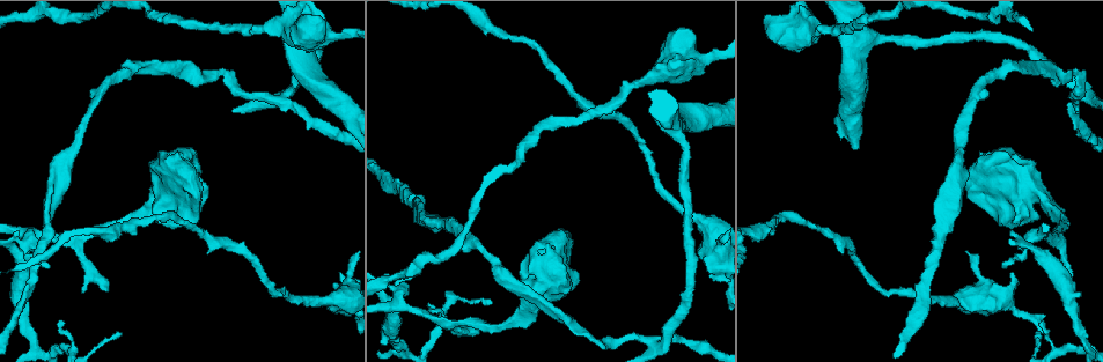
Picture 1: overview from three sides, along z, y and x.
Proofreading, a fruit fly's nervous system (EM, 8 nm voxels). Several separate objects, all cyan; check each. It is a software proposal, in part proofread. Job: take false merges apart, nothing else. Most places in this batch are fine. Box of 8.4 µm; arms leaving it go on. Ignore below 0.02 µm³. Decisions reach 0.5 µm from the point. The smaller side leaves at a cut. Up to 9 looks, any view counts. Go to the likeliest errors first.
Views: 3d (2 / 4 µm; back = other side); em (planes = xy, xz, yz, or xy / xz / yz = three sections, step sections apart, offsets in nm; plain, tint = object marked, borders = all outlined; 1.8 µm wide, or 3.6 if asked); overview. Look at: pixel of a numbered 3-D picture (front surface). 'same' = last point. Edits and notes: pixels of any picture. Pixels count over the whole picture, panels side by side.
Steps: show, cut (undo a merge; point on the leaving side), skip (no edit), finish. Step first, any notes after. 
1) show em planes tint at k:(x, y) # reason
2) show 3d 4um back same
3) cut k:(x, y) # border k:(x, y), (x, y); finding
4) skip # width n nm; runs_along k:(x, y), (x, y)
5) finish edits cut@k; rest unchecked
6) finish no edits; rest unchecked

show em xy step 16 tint at 1:(654, 346) # abrupt turn

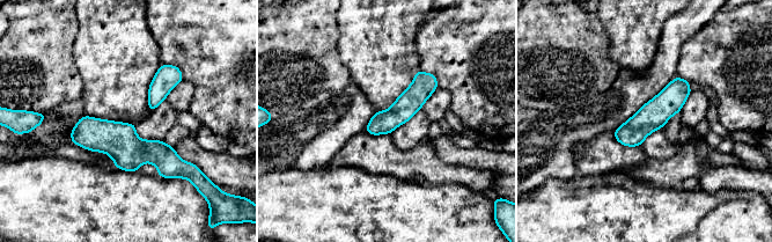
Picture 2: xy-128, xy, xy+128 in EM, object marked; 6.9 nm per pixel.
show em planes tint same # cut it another way

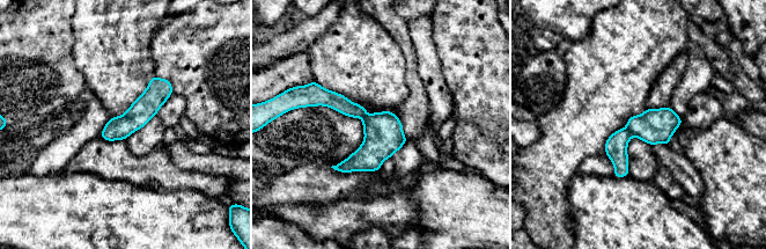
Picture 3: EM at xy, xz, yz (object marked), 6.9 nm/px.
cut 3:(616, 146) # part_leaving 3:(316, 102), (336, 101), (362, 110); two neurons meet here

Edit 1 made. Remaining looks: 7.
show overview # see it whole again

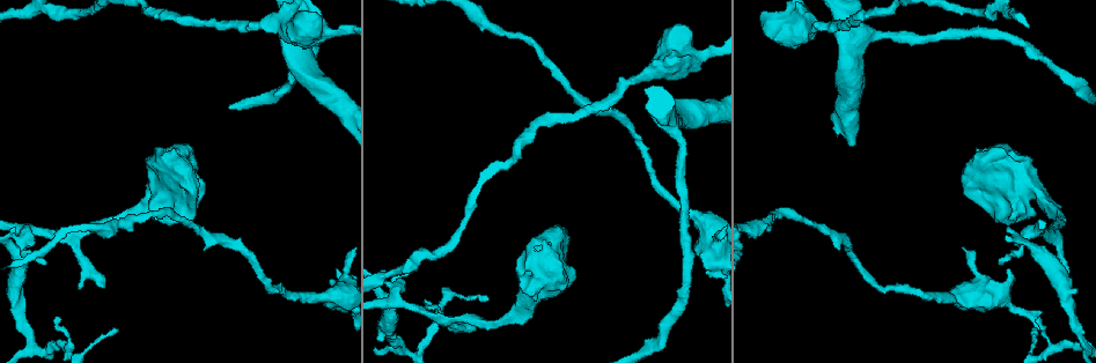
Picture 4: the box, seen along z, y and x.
show em 3.6um planes plain at 4:(996, 183) # calibre changes

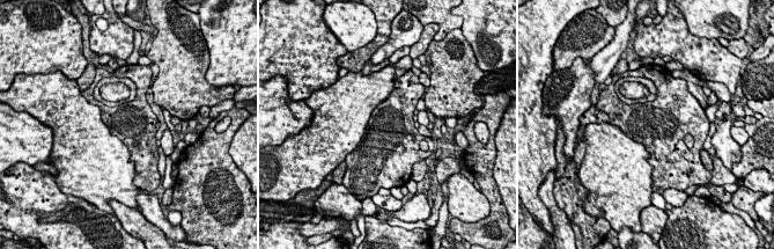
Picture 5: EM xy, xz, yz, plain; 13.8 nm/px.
show em 3.6um planes borders same # what lies round it

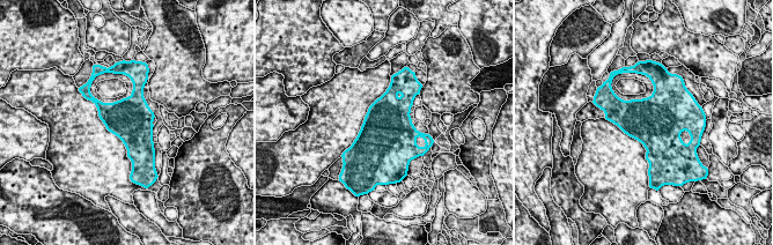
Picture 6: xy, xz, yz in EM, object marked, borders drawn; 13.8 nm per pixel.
skip # all the same neuron

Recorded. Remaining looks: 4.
show 3d 2um back at 4:(856, 32) # arms part here

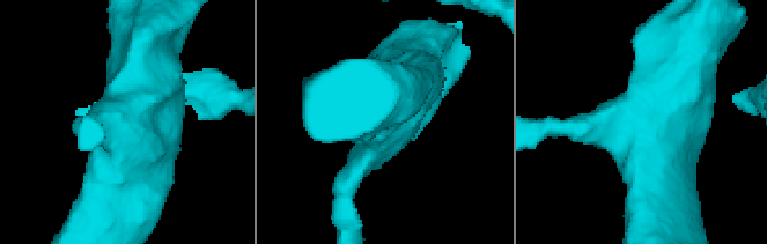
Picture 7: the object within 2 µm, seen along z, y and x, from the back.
show em planes tint at 7:(640, 119) # arms 3; arm_widths 190, 420, 500 nm

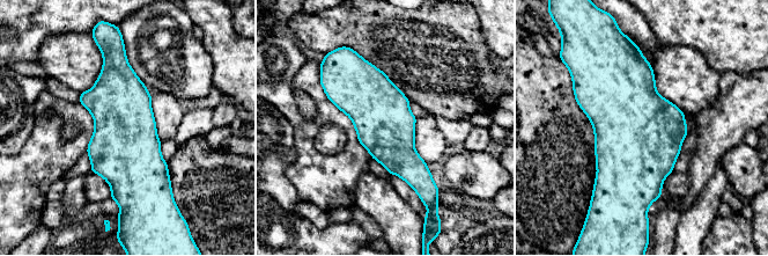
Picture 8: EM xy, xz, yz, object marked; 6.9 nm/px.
skip # continuous, no second neuron

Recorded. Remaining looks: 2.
finish edits cut@3; rest unchecked

